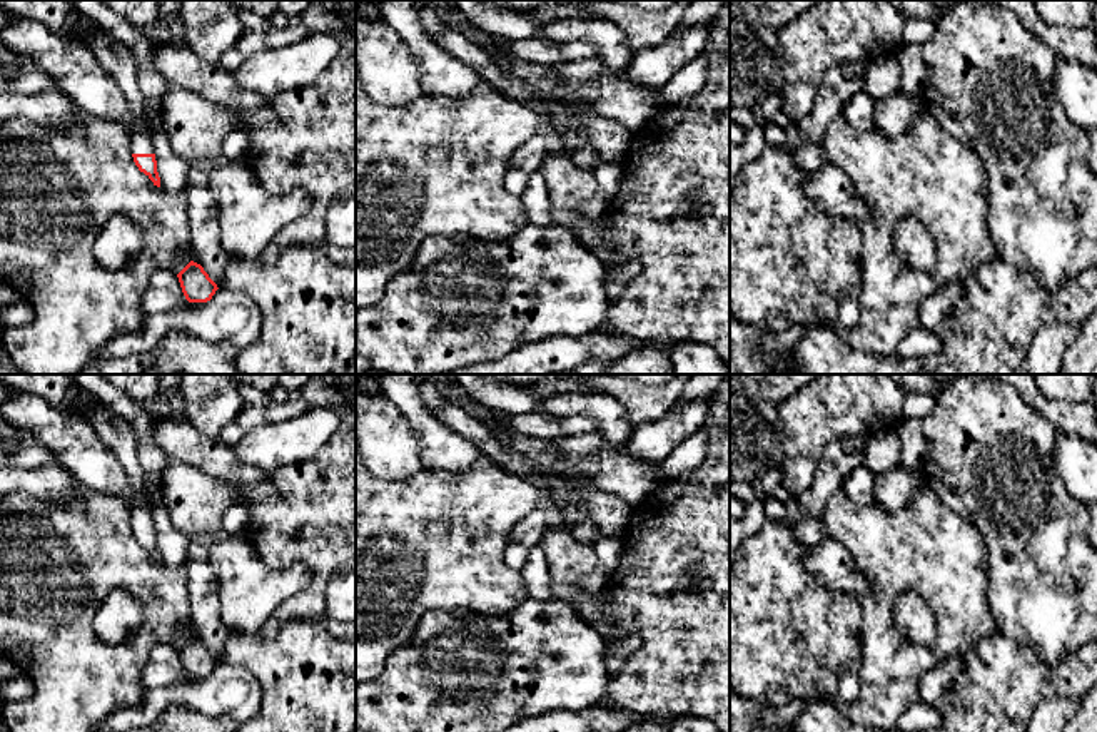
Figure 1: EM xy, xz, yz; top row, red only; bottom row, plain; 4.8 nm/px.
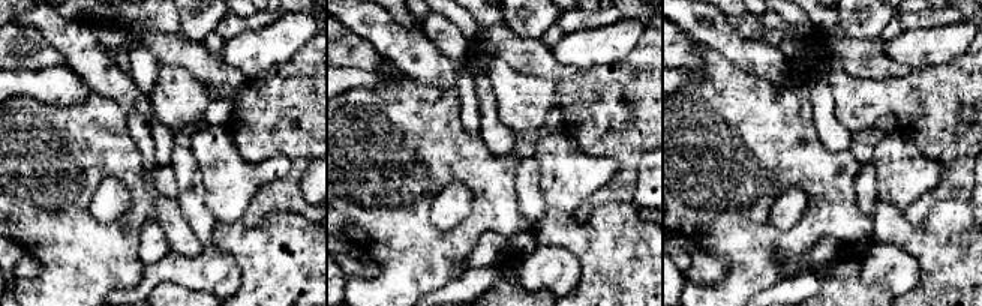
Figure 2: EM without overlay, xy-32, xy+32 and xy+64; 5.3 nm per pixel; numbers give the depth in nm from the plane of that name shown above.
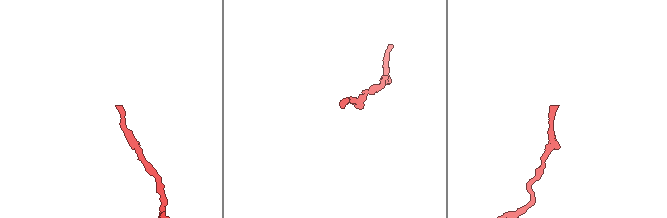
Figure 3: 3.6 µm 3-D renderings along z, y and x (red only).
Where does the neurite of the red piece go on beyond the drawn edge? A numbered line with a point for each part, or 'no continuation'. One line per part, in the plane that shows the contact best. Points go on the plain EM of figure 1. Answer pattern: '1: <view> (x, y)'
1: xy (117, 435)

